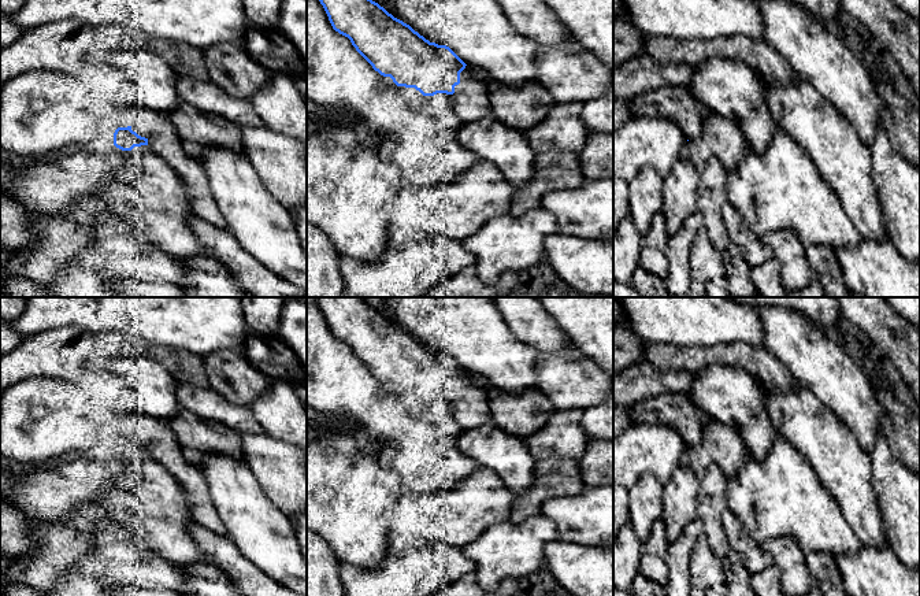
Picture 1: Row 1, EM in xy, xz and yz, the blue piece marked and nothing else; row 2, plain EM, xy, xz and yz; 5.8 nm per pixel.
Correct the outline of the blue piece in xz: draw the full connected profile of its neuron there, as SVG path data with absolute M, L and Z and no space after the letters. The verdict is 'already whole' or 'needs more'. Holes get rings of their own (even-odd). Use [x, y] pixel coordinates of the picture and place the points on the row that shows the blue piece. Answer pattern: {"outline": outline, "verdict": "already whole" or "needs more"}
{"outline": "M319 0L335 32L348 37L356 51L397 86L415 88L423 96L463 93L463 121L491 115L486 81L476 78L449 47L430 42L409 25L394 18L372 0Z", "verdict": "needs more"}

